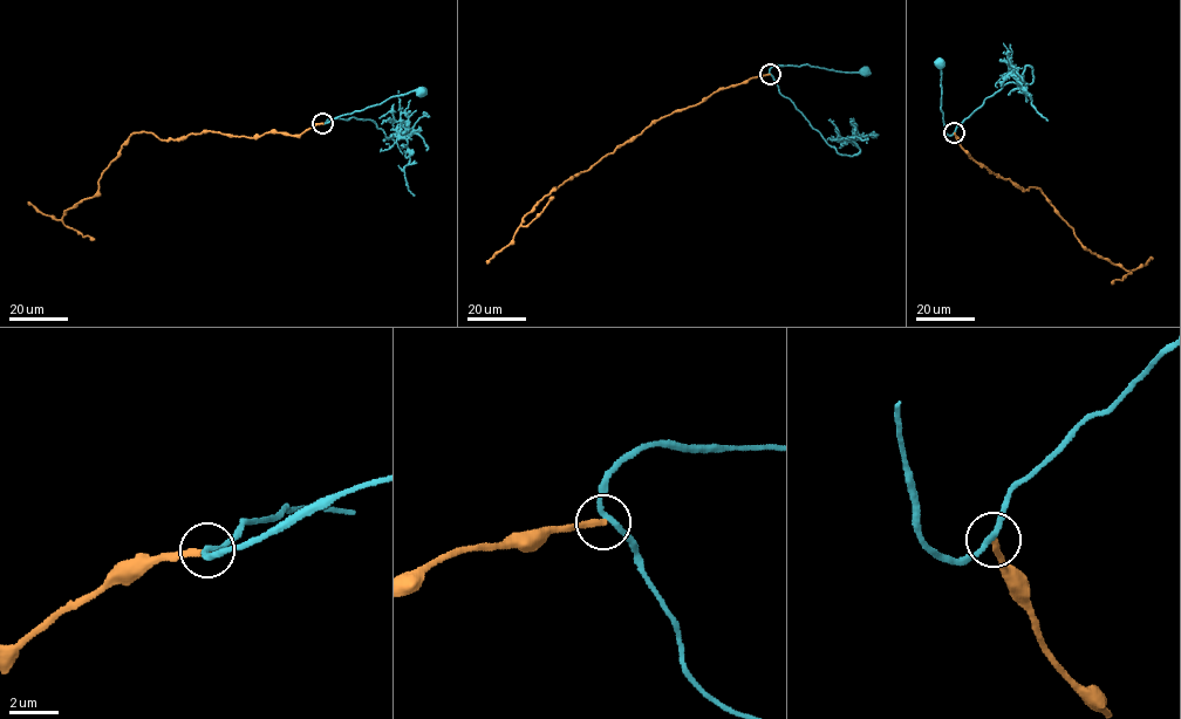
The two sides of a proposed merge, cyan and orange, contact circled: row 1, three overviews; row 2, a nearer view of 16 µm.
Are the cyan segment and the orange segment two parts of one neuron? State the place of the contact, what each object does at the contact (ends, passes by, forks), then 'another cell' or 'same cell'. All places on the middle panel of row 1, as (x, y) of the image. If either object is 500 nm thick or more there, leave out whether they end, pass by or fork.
at (770, 74); cyan passes by; orange ends there; another cell

